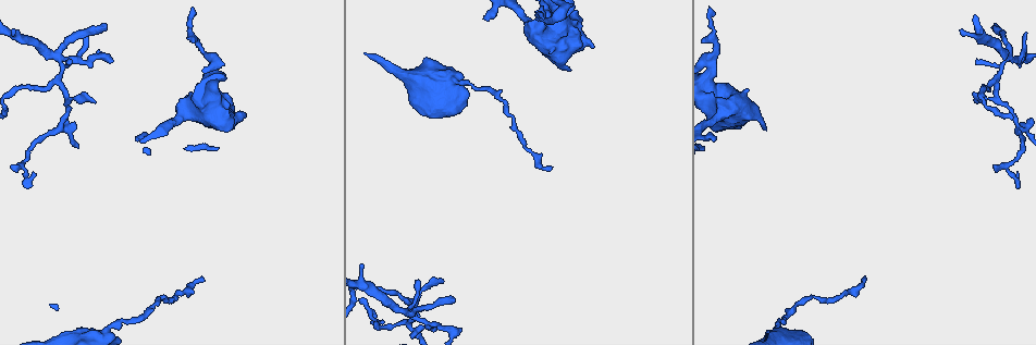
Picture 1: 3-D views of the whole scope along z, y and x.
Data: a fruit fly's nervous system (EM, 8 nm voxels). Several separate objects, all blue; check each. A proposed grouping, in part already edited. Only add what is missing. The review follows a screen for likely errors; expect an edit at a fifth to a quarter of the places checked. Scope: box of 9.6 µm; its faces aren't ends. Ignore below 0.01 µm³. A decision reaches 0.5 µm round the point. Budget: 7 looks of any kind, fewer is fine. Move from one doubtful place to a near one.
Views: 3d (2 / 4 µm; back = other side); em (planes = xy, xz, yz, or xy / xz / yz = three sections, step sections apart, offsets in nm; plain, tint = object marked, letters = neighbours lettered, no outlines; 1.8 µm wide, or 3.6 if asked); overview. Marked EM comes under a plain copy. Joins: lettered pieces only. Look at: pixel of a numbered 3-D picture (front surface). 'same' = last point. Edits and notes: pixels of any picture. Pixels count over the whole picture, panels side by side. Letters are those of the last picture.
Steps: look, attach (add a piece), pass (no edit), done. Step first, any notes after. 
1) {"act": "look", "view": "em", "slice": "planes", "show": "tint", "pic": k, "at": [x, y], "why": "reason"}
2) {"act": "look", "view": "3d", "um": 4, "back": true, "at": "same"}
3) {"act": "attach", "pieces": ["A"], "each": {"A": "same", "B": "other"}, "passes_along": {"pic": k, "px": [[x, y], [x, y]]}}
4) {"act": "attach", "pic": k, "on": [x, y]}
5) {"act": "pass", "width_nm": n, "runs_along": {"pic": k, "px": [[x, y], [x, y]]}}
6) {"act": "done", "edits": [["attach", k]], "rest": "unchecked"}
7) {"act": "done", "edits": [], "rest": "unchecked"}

{"act": "look", "view": "3d", "um": 4, "pic": 1, "at": [106, 28], "why": "an open end"}

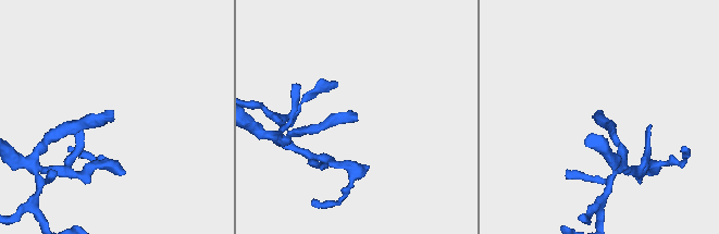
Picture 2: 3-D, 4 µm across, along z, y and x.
{"act": "look", "view": "em", "slice": "xy", "step": 4, "show": "letters", "pic": 2, "at": [357, 118]}

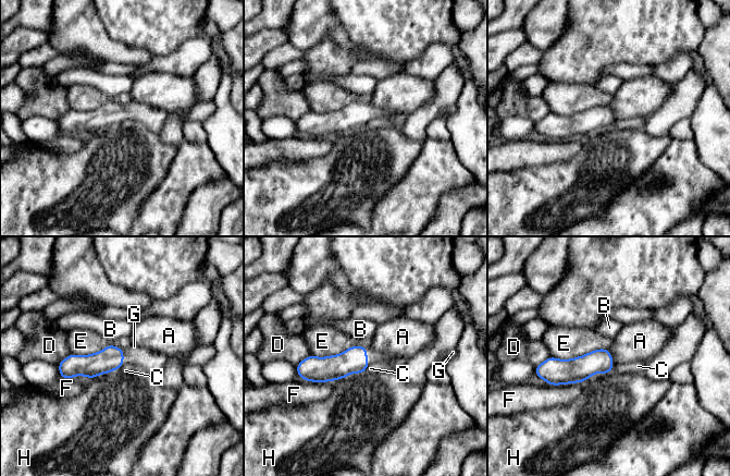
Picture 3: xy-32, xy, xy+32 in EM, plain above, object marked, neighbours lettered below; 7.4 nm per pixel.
{"act": "attach", "pieces": ["G"], "each": {"A": "other", "B": "other", "C": "other", "D": "other", "E": "other", "F": "other", "G": "same", "H": "other"}, "passes_along": {"pic": 3, "px": [[354, 359], [366, 355], [397, 364]]}, "found": "it goes on there"}

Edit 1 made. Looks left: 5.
{"act": "look", "view": "overview", "why": "redraw"}

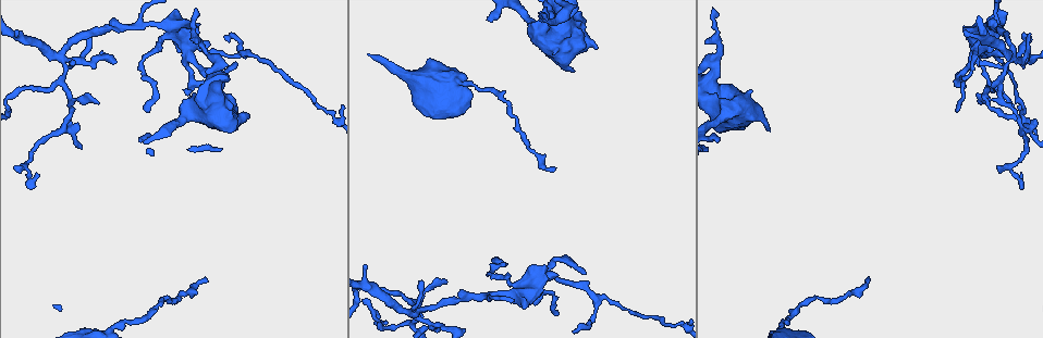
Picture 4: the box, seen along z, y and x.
{"act": "look", "view": "3d", "um": 4, "pic": 4, "at": [446, 282], "why": "thin end"}

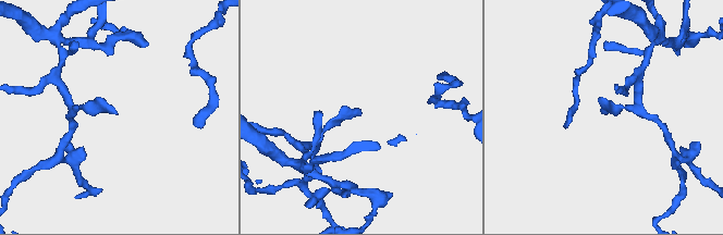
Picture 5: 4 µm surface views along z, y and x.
{"act": "look", "view": "em", "slice": "planes", "show": "letters", "pic": 5, "at": [115, 112], "why": "now the EM"}

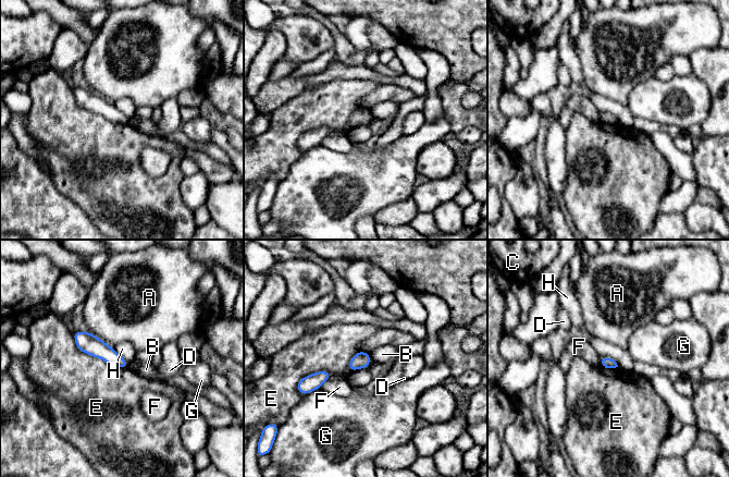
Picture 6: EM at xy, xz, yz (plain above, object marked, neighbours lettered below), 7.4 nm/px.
{"act": "pass", "each": {"A": "other", "B": "other", "C": "other", "D": "other", "E": "other", "F": "other", "G": "other", "H": "other"}, "runs_along": {"pic": 6, "px": [[75, 333], [85, 342], [125, 365]]}, "found": "no lettered piece goes on from it"}

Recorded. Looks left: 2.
{"act": "look", "view": "3d", "um": 2, "pic": 4, "at": [205, 279], "why": "an open end"}

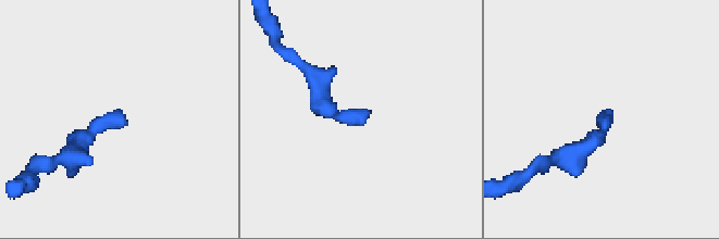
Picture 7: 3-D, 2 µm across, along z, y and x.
{"act": "look", "view": "em", "slice": "planes", "show": "letters", "pic": 7, "at": [124, 118]}

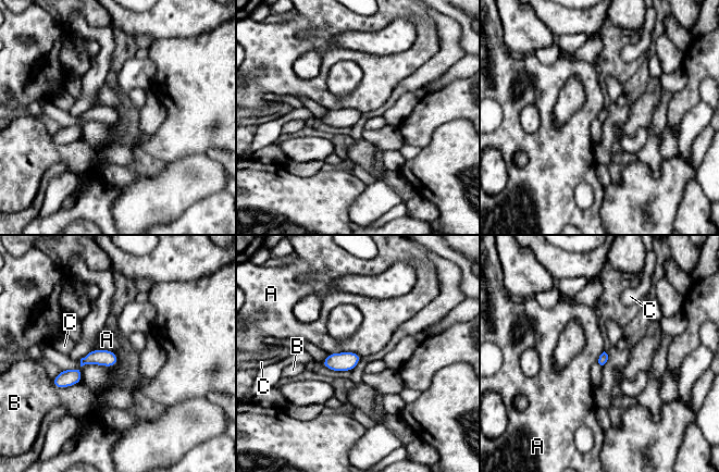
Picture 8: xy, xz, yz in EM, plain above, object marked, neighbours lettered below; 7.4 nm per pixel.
{"act": "pass", "each": {"A": "other", "B": "other", "C": "other"}, "border": {"pic": 8, "px": [[329, 352], [357, 352], [361, 357]]}, "found": "no lettered piece goes on from it"}

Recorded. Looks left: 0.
{"act": "done", "edits": [["attach", 3]], "rest": "unchecked"}

